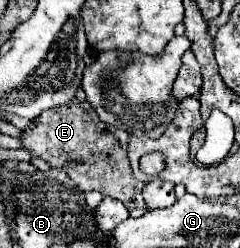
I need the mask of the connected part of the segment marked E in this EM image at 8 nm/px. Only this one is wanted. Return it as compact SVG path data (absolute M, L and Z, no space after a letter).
M73 97L65 107L43 111L37 119L33 119L33 127L21 133L19 141L33 157L41 157L51 167L67 171L81 191L99 191L119 199L129 211L135 207L147 211L141 195L143 183L133 177L127 157L129 135L113 125L103 123L87 99L81 103L77 97Z

